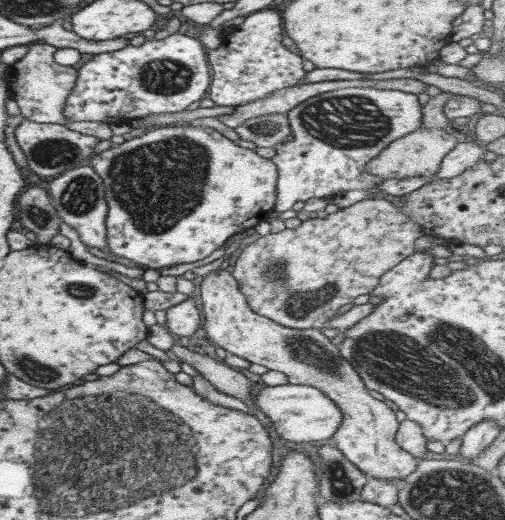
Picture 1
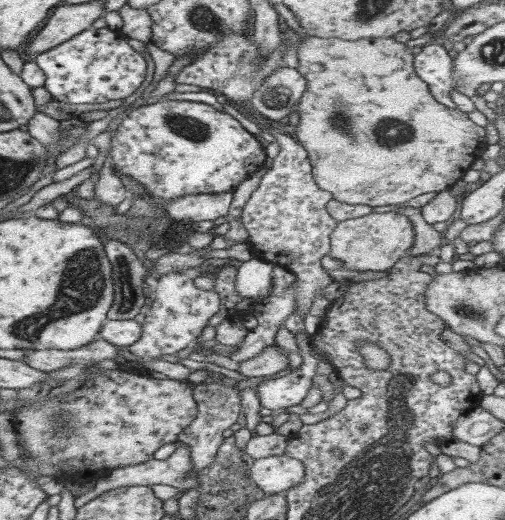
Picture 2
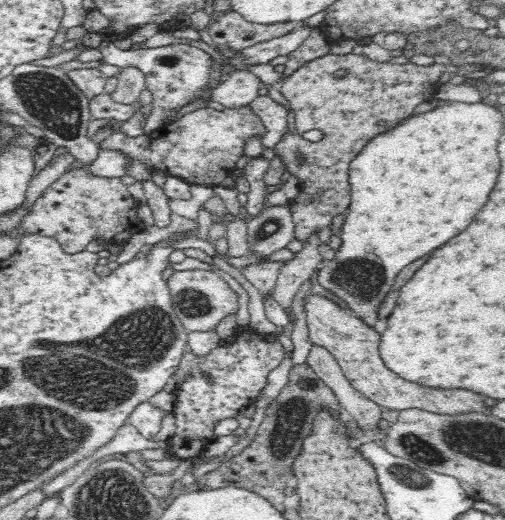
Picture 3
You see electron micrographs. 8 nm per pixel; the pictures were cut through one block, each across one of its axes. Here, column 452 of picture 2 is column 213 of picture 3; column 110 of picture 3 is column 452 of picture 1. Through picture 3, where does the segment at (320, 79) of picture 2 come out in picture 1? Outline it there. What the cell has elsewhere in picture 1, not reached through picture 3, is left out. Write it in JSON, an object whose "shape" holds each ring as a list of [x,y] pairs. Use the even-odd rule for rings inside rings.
{"shape":[[[421,128],[407,133],[401,138],[392,140],[377,156],[366,164],[365,170],[373,176],[383,179],[409,178],[410,176],[433,176],[439,170],[443,157],[453,150],[460,139],[443,129]]]}

